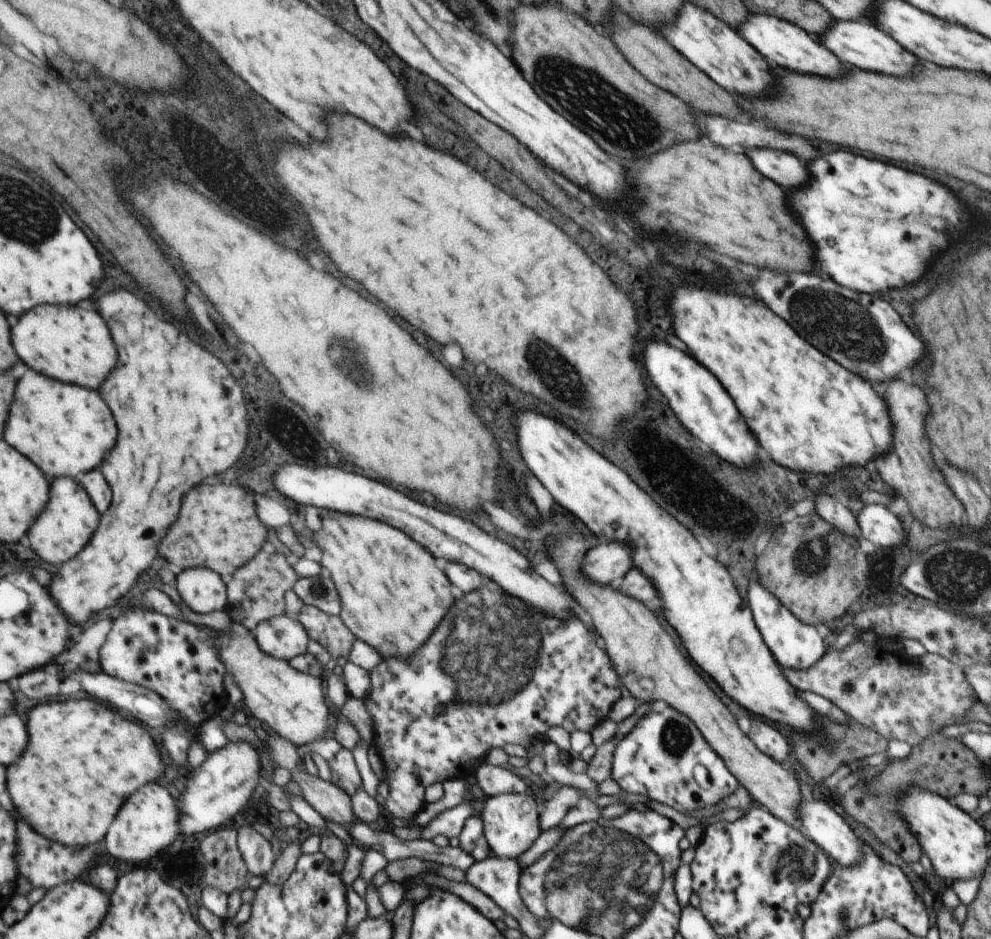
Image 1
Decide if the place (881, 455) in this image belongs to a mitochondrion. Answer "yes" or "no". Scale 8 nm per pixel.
no

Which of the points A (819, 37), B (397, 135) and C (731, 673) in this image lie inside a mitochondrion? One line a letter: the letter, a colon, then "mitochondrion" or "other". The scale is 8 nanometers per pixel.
A: other
B: other
C: other

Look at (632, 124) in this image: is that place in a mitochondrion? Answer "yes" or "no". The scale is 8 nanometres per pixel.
yes

